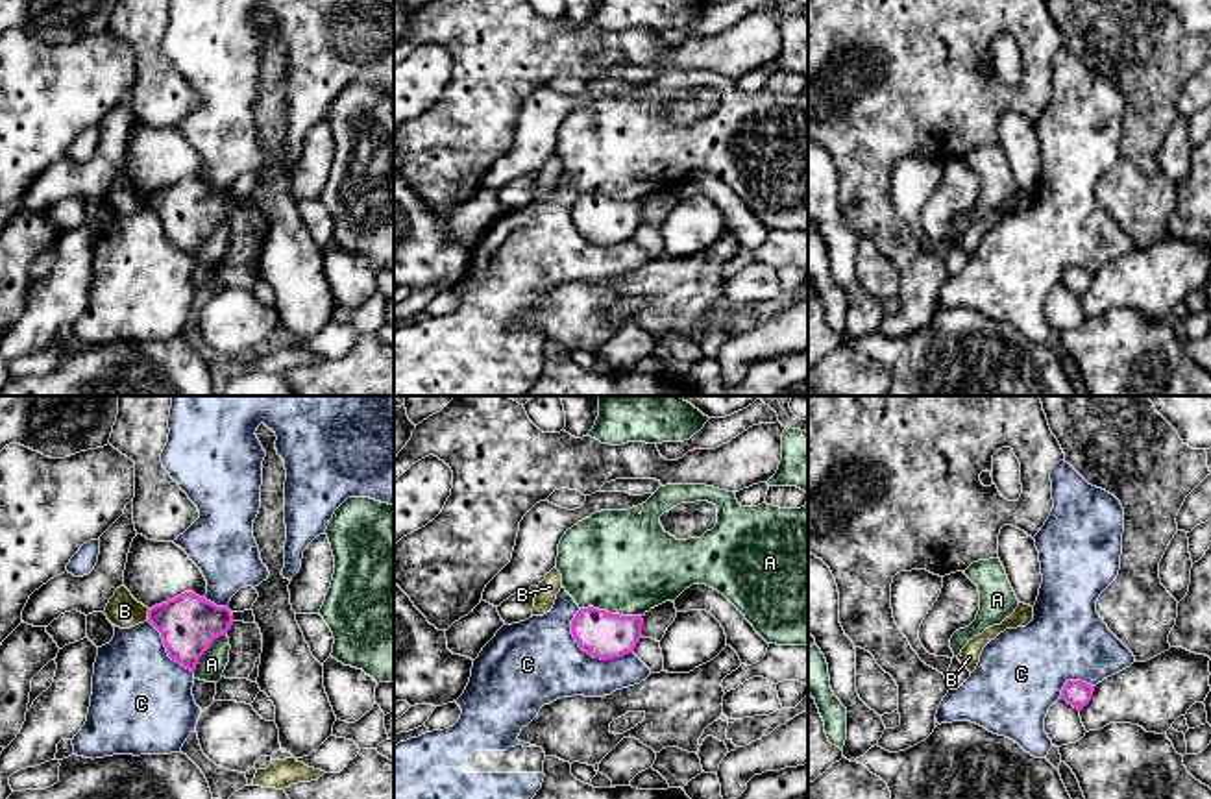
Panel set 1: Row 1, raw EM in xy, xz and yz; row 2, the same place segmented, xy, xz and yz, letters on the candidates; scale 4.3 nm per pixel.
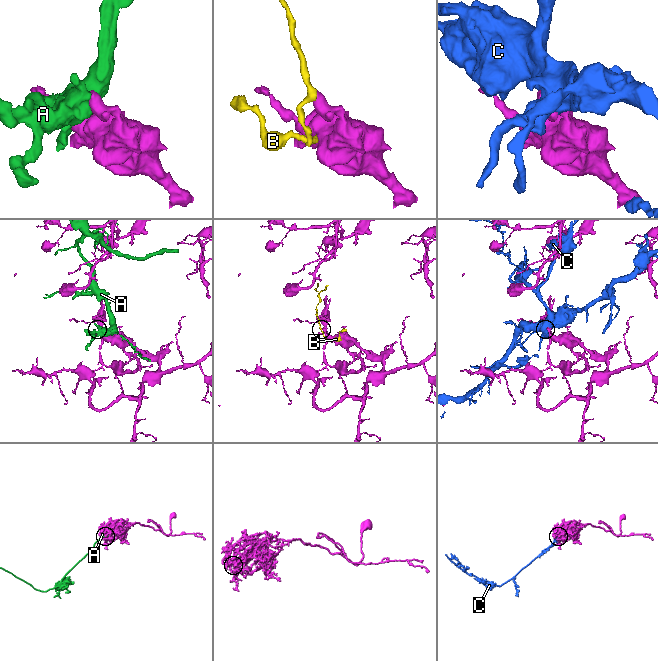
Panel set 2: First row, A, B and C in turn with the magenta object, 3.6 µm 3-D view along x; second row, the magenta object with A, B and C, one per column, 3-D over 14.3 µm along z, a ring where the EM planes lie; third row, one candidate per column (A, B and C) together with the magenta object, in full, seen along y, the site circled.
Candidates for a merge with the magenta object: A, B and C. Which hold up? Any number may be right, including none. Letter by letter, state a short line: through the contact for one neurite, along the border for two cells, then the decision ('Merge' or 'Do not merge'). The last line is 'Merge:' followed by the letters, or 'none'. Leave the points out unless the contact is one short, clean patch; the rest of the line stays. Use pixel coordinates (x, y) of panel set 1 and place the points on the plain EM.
A: Do not merge
B: Line: xy (150, 195), (146, 206). Do not merge
C: Do not merge
Merge: none

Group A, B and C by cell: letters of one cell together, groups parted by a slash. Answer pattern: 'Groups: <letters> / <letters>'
Groups: A / B / C

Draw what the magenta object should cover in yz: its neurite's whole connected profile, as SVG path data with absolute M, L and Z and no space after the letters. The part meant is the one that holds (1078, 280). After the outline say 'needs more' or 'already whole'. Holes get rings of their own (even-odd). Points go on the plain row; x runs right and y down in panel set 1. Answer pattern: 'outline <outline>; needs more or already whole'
outline M1067 266L1061 276L1061 285L1065 285L1074 294L1082 296L1093 283L1095 272L1082 266Z; already whole

